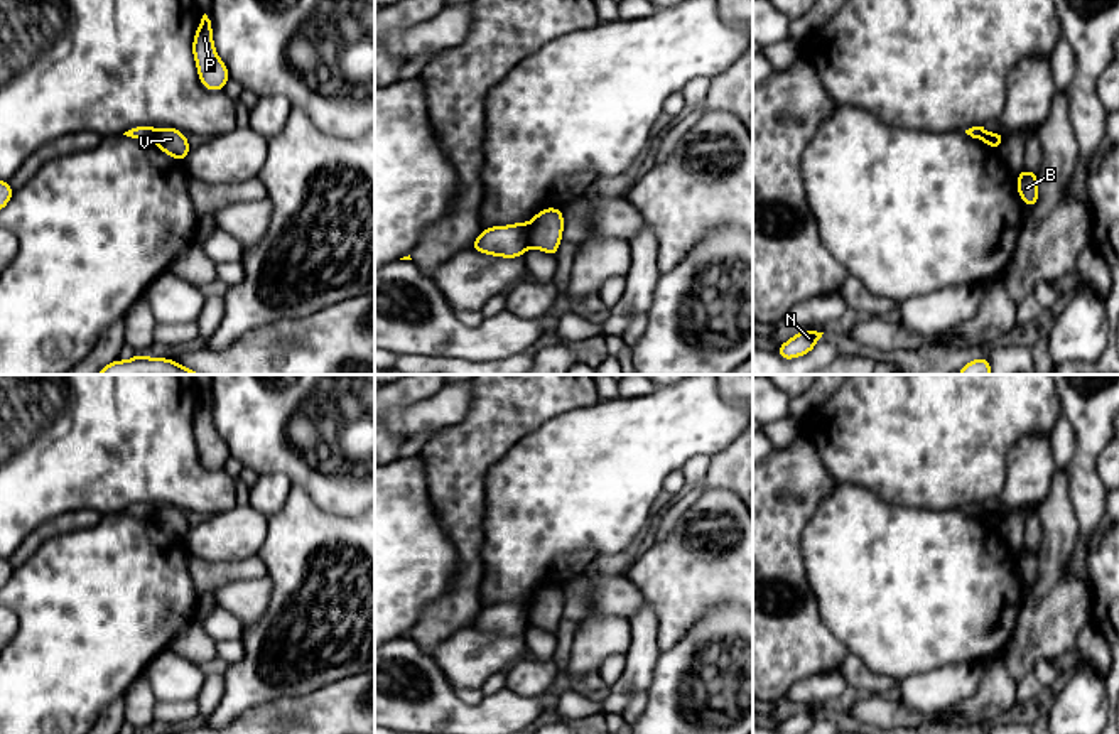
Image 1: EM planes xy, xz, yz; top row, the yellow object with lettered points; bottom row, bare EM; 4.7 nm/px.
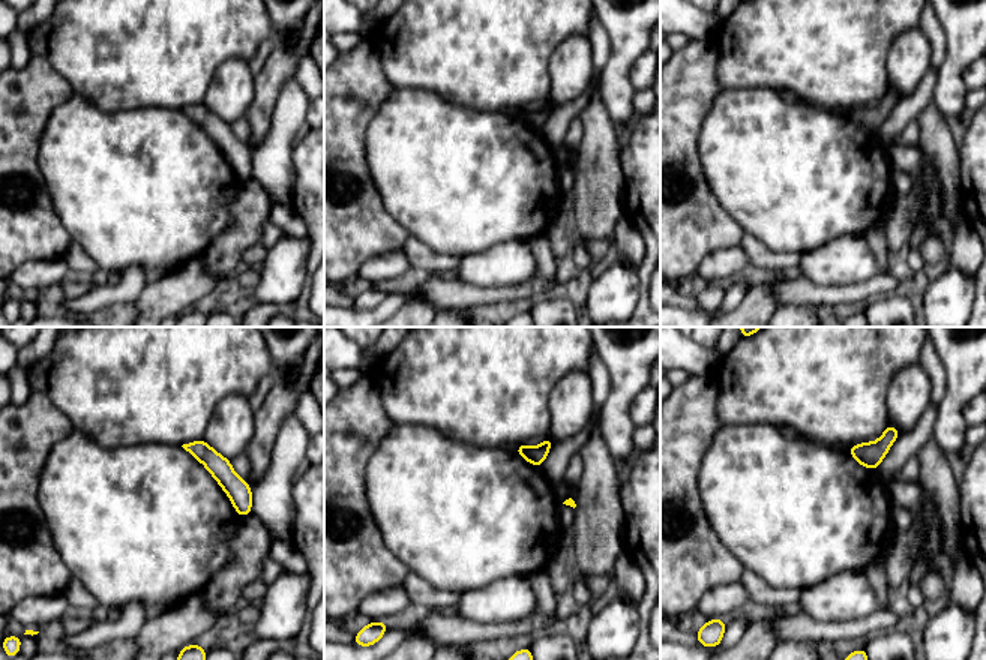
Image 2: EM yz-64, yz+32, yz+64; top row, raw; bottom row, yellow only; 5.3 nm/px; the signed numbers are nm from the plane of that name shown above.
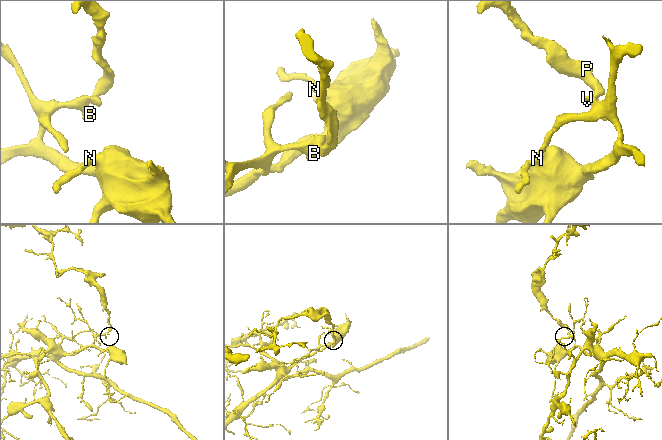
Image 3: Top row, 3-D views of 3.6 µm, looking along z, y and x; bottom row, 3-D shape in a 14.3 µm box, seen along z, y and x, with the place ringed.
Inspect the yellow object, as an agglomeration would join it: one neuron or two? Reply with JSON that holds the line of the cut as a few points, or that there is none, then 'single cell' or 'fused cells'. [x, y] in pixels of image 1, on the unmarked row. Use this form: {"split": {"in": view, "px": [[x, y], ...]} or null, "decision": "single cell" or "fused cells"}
{"split": {"in": "yz", "px": [[1003, 512], [983, 518]]}, "decision": "fused cells"}

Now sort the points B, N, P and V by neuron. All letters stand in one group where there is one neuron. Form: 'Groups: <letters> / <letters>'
Groups: B N / P V

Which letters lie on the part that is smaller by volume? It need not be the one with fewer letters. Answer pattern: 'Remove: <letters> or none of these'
Remove: P, V

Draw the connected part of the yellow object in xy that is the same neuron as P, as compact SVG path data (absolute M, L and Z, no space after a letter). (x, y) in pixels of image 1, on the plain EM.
M204 391L192 417L192 434L201 462L209 469L223 469L230 449L214 429L213 403Z

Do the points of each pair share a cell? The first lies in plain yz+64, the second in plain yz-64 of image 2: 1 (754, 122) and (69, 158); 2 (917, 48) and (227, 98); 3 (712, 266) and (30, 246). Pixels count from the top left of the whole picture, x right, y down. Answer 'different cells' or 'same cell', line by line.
1: same cell
2: same cell
3: different cells

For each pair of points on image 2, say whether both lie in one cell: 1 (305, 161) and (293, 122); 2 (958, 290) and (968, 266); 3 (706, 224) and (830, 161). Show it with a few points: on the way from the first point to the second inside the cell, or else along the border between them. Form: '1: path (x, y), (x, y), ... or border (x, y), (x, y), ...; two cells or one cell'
1: border (293, 146), (294, 182); two cells
2: border (949, 266), (970, 278); two cells
3: border (707, 183), (721, 207), (743, 231); two cells

